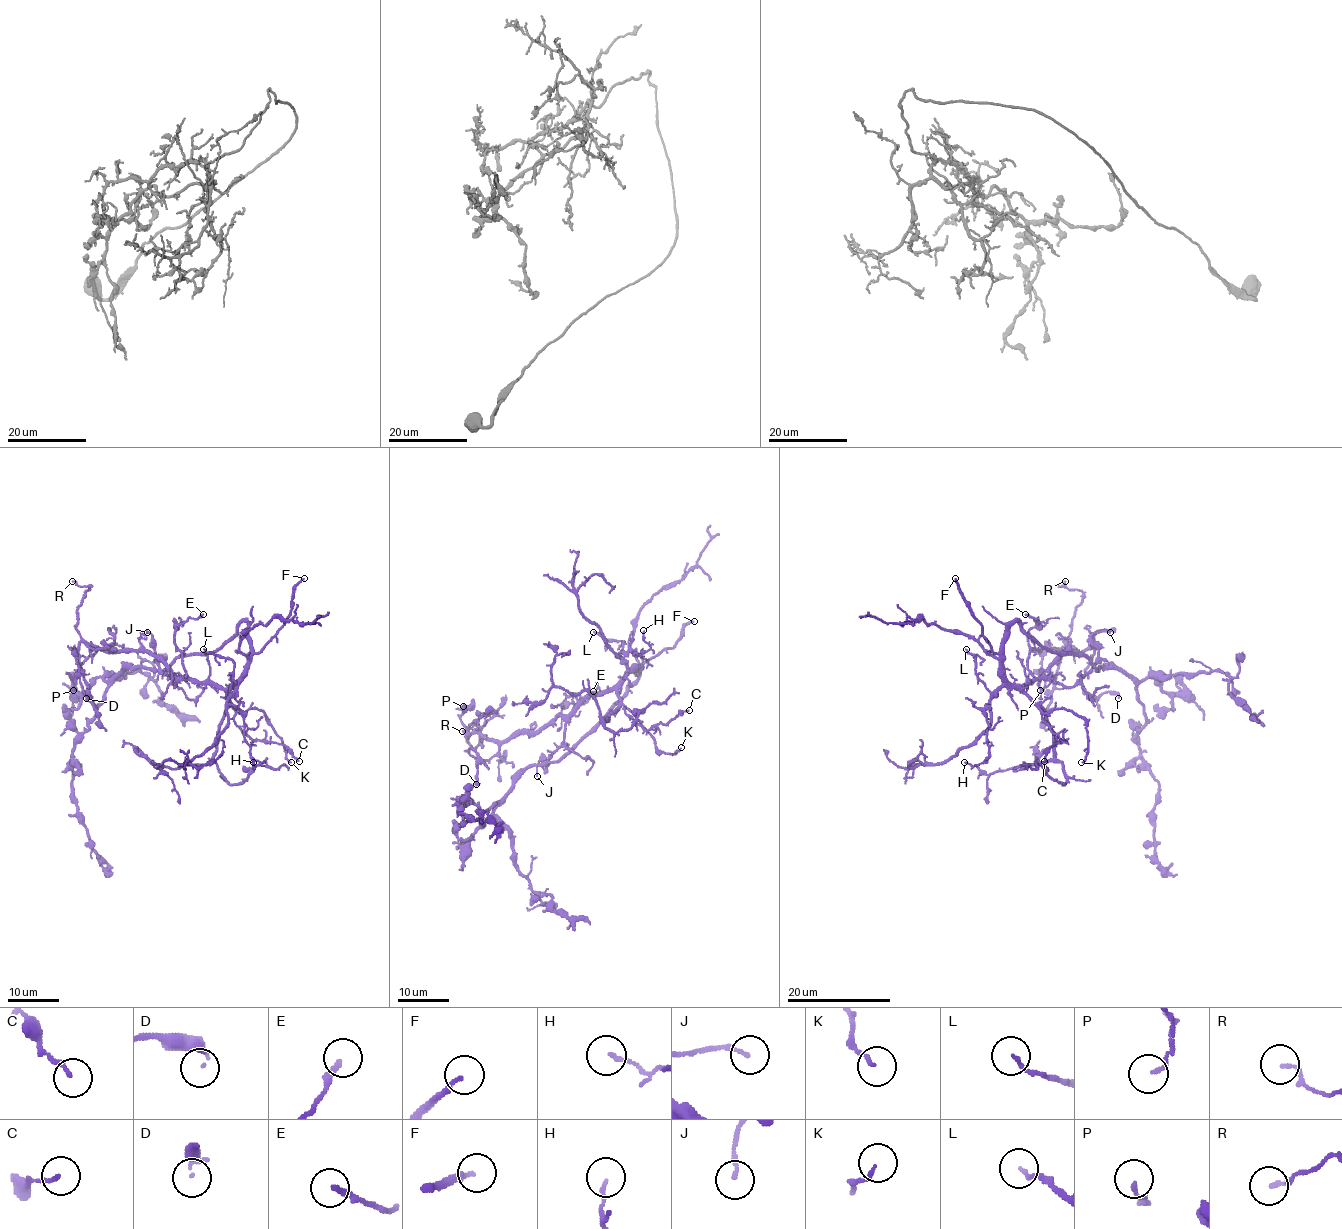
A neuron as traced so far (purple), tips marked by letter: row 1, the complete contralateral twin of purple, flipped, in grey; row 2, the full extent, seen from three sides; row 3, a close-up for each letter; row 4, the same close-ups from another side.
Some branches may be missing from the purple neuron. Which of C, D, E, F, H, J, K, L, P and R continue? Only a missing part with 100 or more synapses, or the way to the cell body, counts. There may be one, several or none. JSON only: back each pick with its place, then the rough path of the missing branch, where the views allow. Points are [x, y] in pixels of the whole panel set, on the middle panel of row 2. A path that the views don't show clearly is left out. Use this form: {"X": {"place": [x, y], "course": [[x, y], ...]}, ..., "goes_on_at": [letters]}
{"F": {"place": [694, 621]}, "goes_on_at": ["F"]}

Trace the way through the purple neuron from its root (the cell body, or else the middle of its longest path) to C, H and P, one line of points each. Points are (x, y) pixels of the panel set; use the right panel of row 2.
C: (1036, 642), (1016, 621), (1003, 646), (1003, 675), (1063, 740), (1048, 749), (1044, 761)
H: (1036, 642), (1017, 621), (1009, 627), (1003, 646), (1002, 688), (985, 711), (989, 756), (977, 765), (964, 762)
P: (1036, 642), (1017, 621), (1009, 627), (1003, 676), (1017, 688), (1075, 651), (1066, 642), (1045, 653), (1040, 690)

